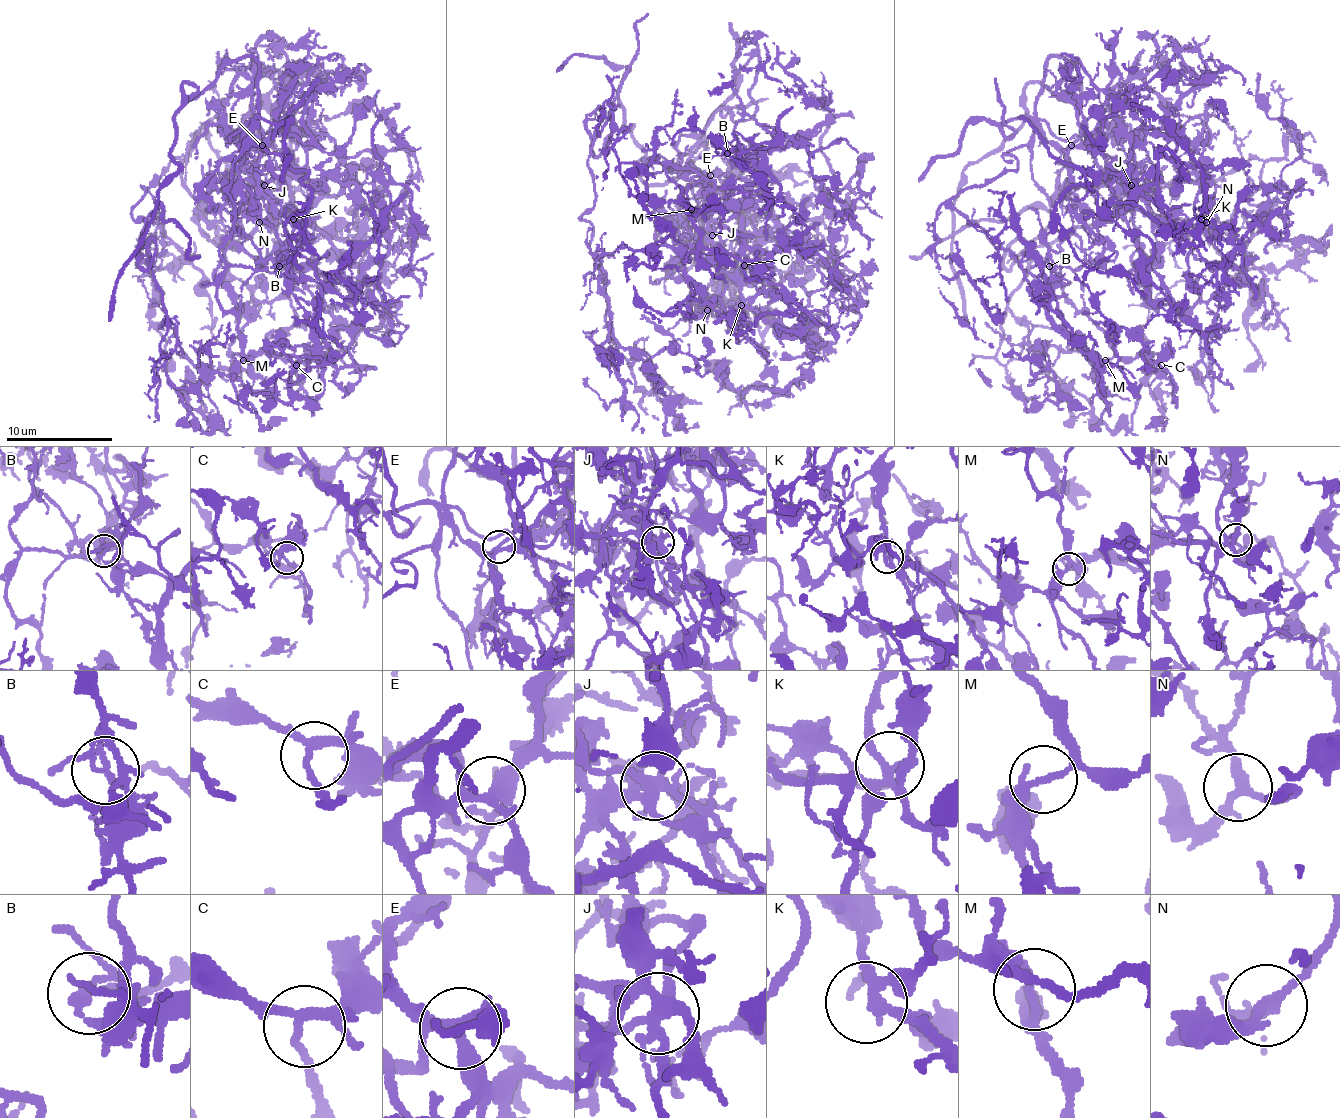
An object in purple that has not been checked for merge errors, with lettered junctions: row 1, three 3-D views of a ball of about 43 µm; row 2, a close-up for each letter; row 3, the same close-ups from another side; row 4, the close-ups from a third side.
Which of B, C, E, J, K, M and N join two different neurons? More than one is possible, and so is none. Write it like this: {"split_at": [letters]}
{"split_at": ["B", "J"]}

